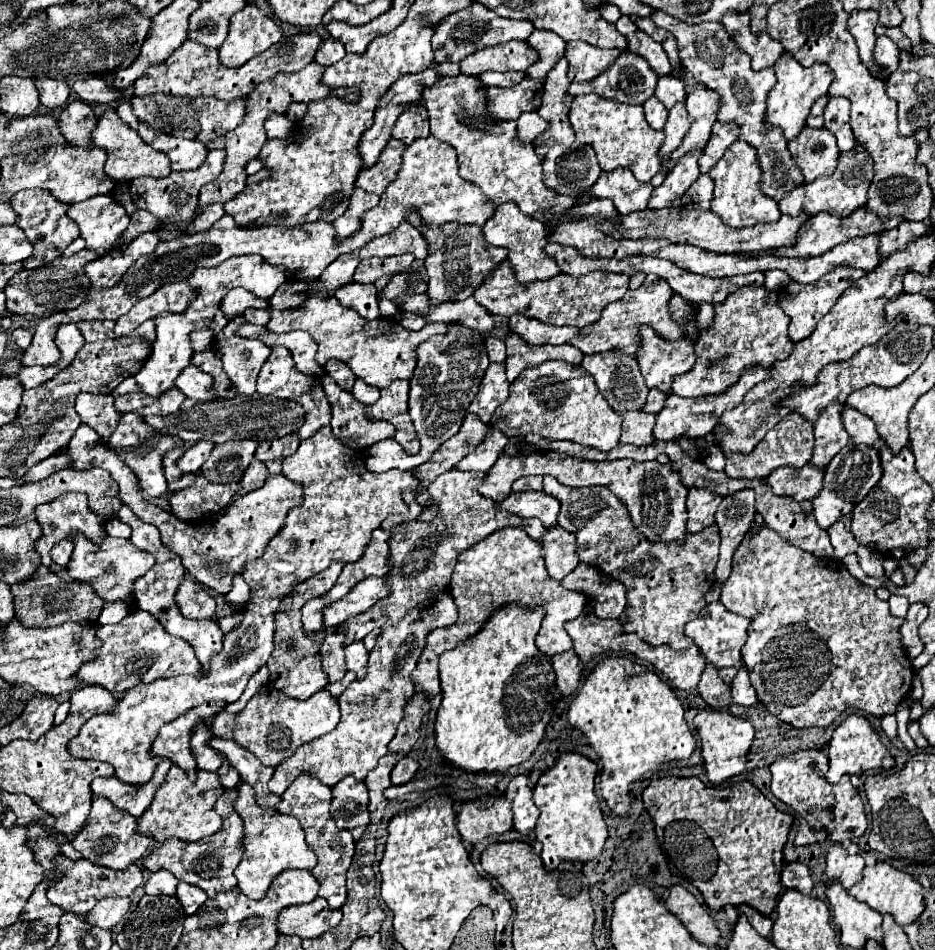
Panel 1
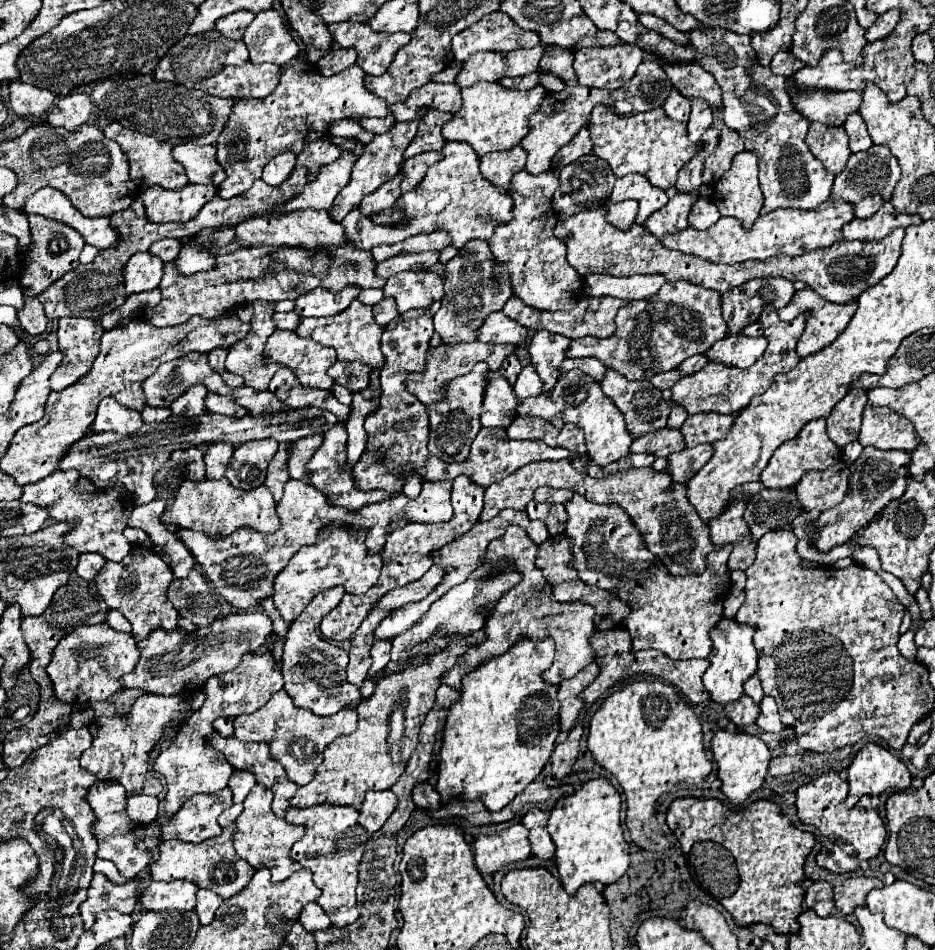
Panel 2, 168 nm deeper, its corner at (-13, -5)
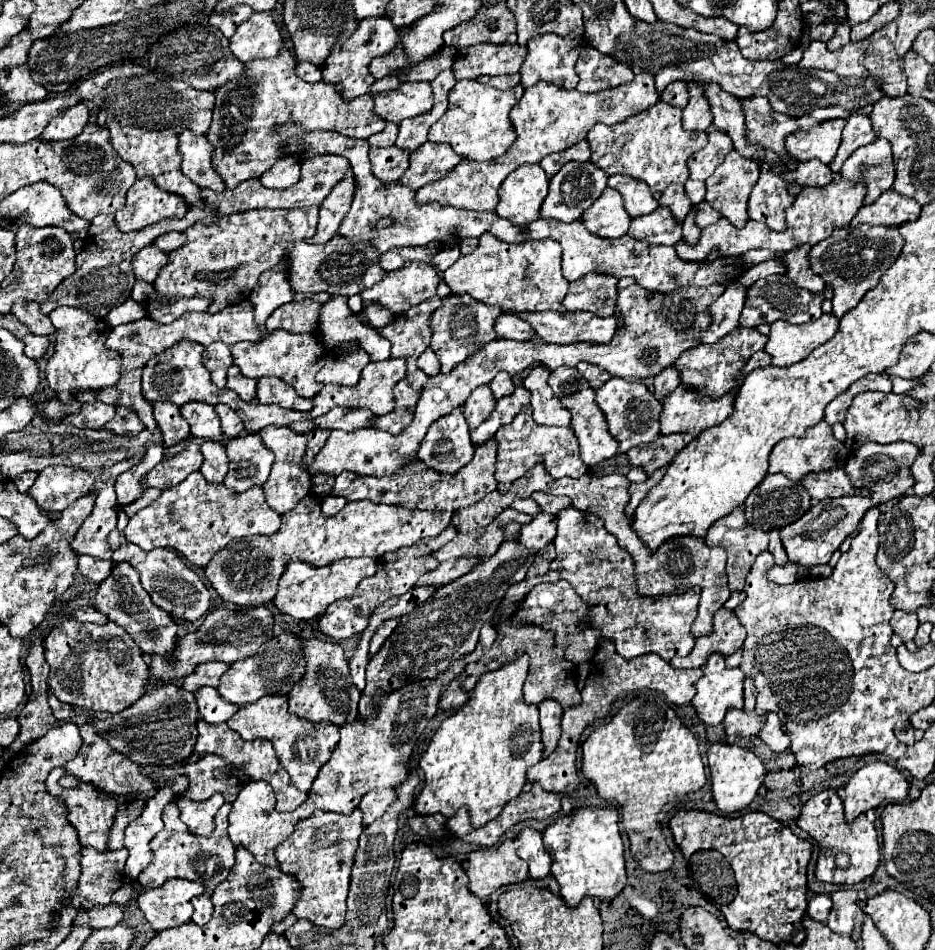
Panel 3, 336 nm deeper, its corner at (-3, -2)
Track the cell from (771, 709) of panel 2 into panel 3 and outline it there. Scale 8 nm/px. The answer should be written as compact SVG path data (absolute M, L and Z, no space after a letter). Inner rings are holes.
M767 714L765 716L767 722L765 722L765 728L761 730L761 740L773 750L773 752L785 752L789 750L789 736L783 732L781 728L781 722L779 722L779 716L777 714Z

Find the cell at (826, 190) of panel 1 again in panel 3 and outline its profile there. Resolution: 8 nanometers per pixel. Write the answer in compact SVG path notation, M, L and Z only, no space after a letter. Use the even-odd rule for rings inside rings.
M877 138L873 144L859 148L849 160L845 160L839 176L853 182L863 182L867 186L865 202L875 202L885 190L893 186L895 180L891 144L885 138Z

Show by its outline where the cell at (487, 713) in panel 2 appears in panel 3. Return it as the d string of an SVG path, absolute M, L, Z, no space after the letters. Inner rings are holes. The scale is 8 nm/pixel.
M519 656L513 664L499 668L497 672L487 672L477 682L477 688L471 694L471 700L457 710L451 718L443 720L441 728L435 732L427 752L421 756L419 766L425 774L425 786L415 798L413 810L419 816L443 814L455 816L459 808L467 808L473 828L481 828L489 820L497 818L507 802L517 798L525 784L525 772L529 766L541 760L541 728L537 706L529 706L523 700L523 684L527 678L529 658Z

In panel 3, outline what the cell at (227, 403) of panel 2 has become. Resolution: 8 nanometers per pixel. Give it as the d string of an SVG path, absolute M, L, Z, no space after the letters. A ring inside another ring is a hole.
M217 404L215 410L217 410L219 418L221 418L223 436L225 436L227 440L239 438L239 436L245 432L245 426L241 424L241 418L239 418L239 414L237 414L235 410L231 410L231 408L225 406L225 404Z

